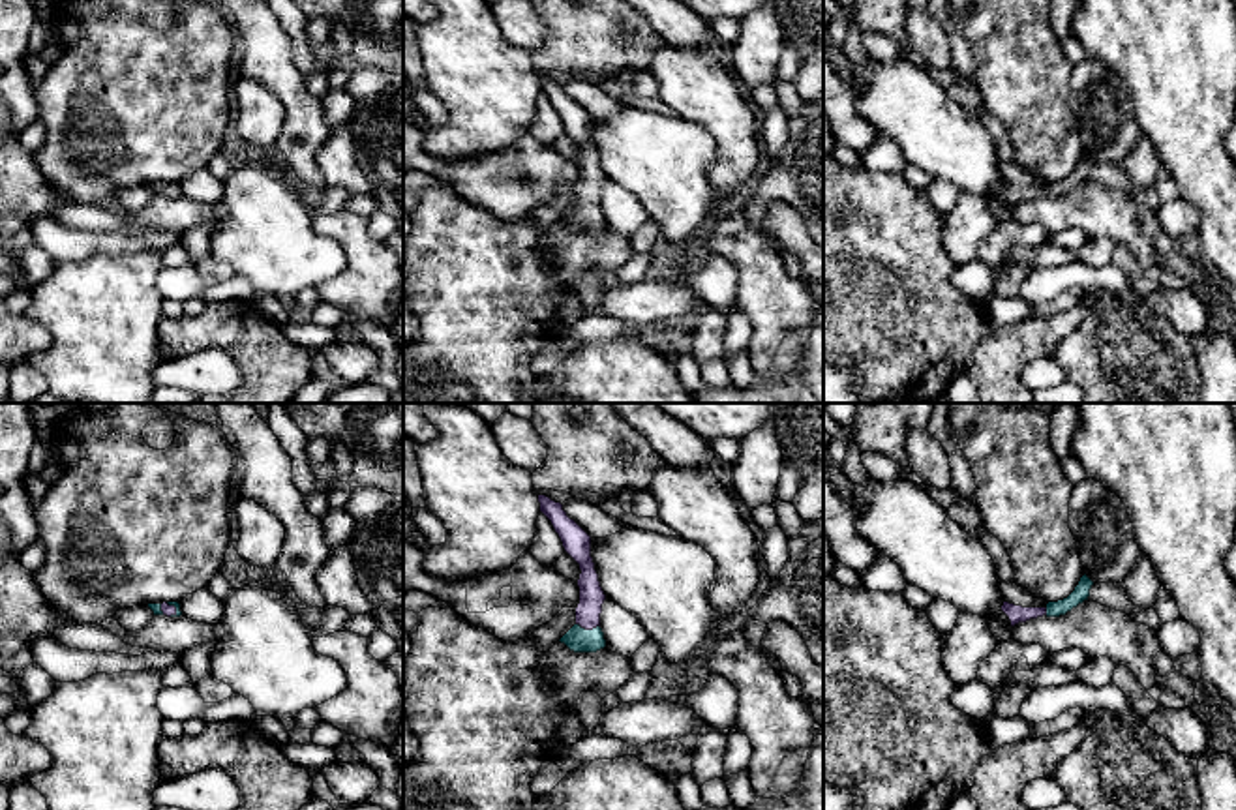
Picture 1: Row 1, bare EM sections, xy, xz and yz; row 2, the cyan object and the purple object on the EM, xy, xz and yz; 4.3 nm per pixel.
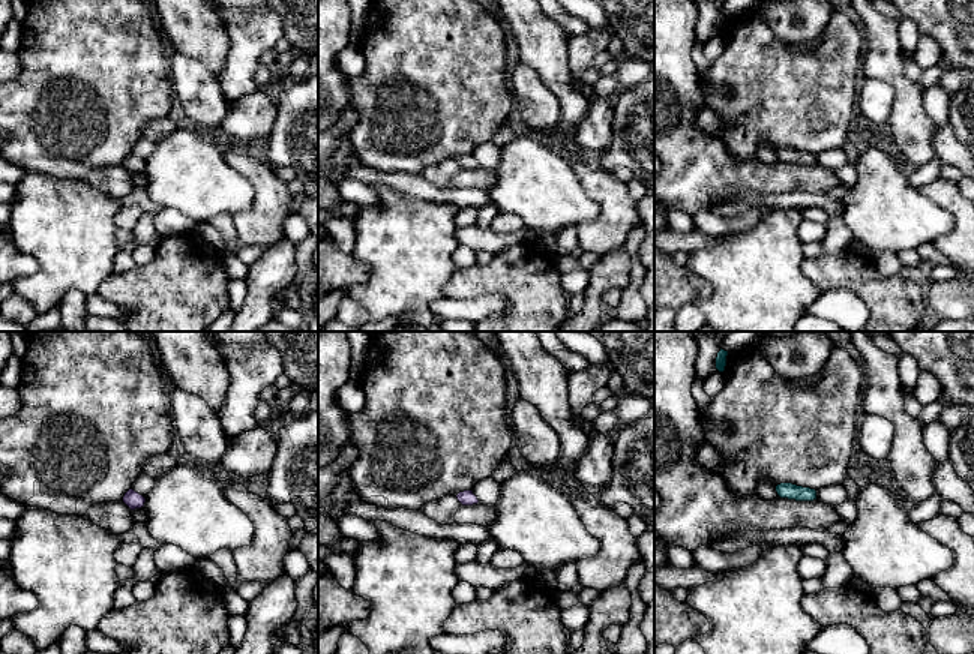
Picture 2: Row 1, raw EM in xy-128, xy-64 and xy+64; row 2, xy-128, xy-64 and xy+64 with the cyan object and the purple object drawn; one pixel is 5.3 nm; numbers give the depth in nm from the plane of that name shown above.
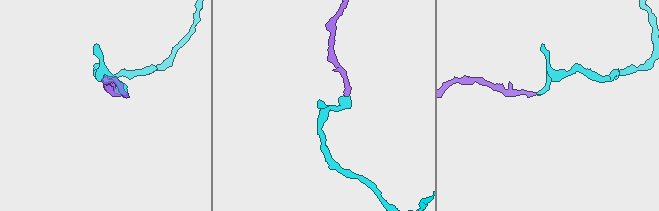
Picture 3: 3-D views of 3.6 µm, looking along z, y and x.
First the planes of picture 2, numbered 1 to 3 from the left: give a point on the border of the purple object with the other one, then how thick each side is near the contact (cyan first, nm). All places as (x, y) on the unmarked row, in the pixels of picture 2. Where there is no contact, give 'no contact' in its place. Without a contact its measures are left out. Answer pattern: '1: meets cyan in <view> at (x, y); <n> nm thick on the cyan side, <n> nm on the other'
1: no contact
2: no contact
3: no contact

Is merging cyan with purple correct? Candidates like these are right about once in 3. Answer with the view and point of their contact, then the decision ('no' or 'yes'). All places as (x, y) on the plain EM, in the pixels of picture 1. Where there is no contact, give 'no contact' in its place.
xz (587, 210) | yes

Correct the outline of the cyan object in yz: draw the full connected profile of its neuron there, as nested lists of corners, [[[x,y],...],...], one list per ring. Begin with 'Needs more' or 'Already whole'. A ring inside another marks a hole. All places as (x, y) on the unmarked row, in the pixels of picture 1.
Needs more. [[[1084,154],[1075,171],[1063,180],[1048,182],[1045,188],[1022,188],[1003,182],[1002,191],[1009,197],[1011,206],[1043,195],[1060,197],[1088,180],[1092,165],[1093,161]]]

